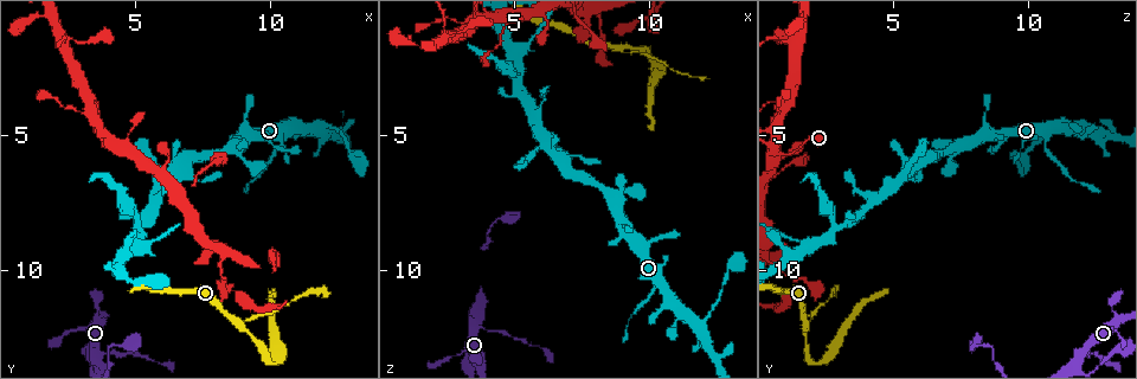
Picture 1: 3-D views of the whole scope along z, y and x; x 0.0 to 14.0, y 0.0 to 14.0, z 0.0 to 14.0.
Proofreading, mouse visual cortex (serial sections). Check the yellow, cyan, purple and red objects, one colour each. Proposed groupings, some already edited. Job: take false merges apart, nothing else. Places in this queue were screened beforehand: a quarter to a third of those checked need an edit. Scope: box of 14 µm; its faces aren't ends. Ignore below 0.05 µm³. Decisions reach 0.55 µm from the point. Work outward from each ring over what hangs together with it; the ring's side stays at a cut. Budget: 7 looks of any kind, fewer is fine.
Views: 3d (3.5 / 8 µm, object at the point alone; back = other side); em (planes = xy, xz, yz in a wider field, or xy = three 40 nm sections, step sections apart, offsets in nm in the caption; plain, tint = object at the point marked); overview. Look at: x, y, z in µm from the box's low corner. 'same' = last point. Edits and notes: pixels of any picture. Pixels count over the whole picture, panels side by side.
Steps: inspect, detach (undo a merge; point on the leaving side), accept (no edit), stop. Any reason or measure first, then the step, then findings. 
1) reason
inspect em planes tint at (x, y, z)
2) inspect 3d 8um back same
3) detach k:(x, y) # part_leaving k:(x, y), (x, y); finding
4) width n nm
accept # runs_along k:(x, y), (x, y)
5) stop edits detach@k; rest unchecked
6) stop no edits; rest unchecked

three-way junction
inspect 3d 3.5um back at (10.5, 5.3, 10.7)

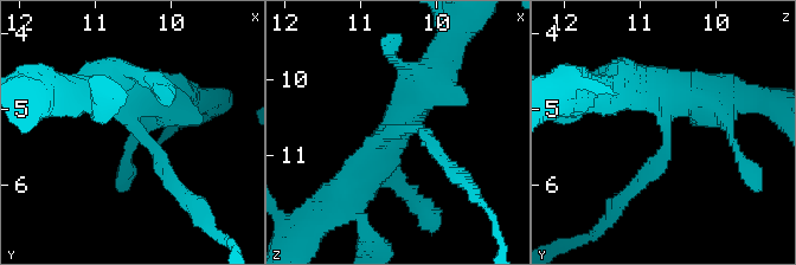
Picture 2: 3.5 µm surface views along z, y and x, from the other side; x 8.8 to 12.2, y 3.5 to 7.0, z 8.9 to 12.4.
arms 3; arm_widths 200, 350, 450 nm
inspect em xy step 5 tint at (10.45, 5.20, 10.65)

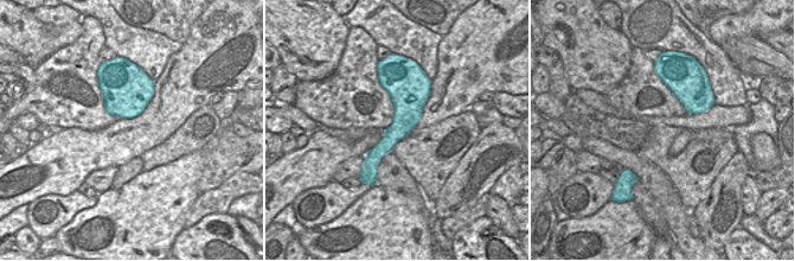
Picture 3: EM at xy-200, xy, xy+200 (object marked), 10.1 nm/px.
accept # runs_along 3:(390, 77), (402, 126), (373, 173); continuous, no second cell

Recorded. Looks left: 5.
narrows sharply
inspect 3d 8um at (10.2, 5.3, 8.9)

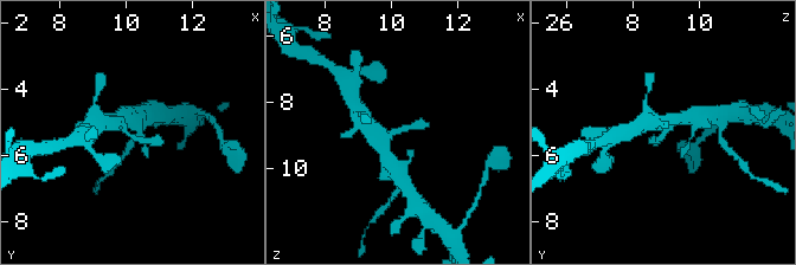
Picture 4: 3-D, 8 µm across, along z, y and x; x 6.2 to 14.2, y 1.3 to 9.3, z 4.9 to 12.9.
inspect 3d 3.5um at (10.1, 5.4, 8.9)

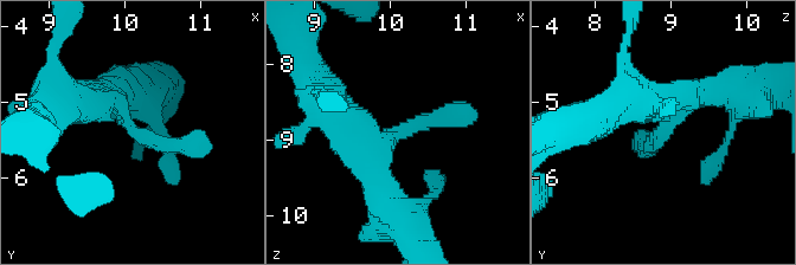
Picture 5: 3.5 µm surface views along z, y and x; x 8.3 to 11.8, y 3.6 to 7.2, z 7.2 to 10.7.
shape alone is not enough
inspect em xy step 3 tint at (10.15, 5.40, 8.85)

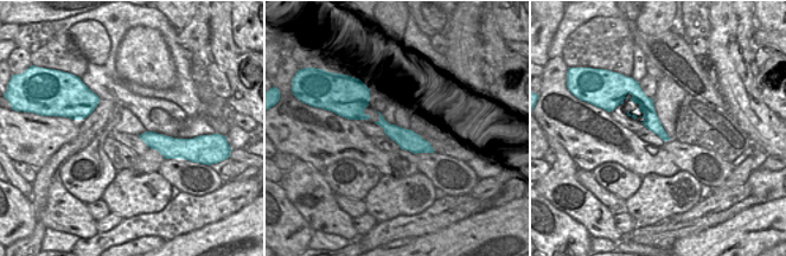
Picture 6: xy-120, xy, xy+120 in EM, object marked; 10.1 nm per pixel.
accept # runs_along 6:(381, 122), (401, 136), (429, 149); all the same cell

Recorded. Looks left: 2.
a fork
inspect 3d 3.5um back at (5.1, 8.5, 2.9)

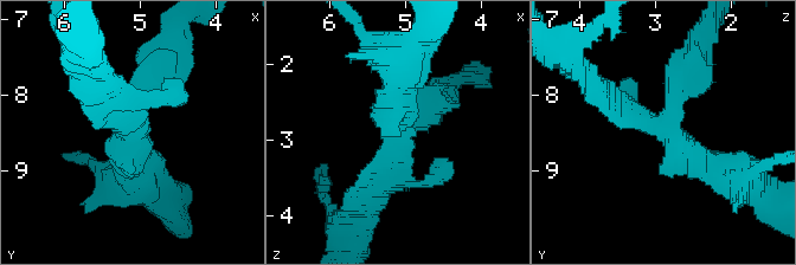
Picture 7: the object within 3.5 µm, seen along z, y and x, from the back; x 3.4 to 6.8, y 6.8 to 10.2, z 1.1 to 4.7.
arms 3; arm_widths 300, 350, 400 nm
inspect em planes tint at (5.10, 8.40, 2.90)

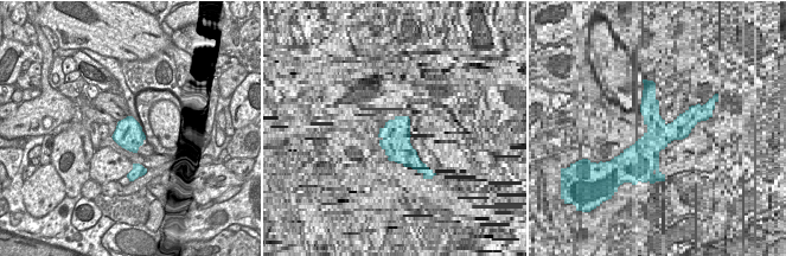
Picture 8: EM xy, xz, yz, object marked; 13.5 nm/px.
accept # runs_along 7:(605, 94), (724, 174); all the same cell

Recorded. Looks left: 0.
stop no edits; rest unchecked

